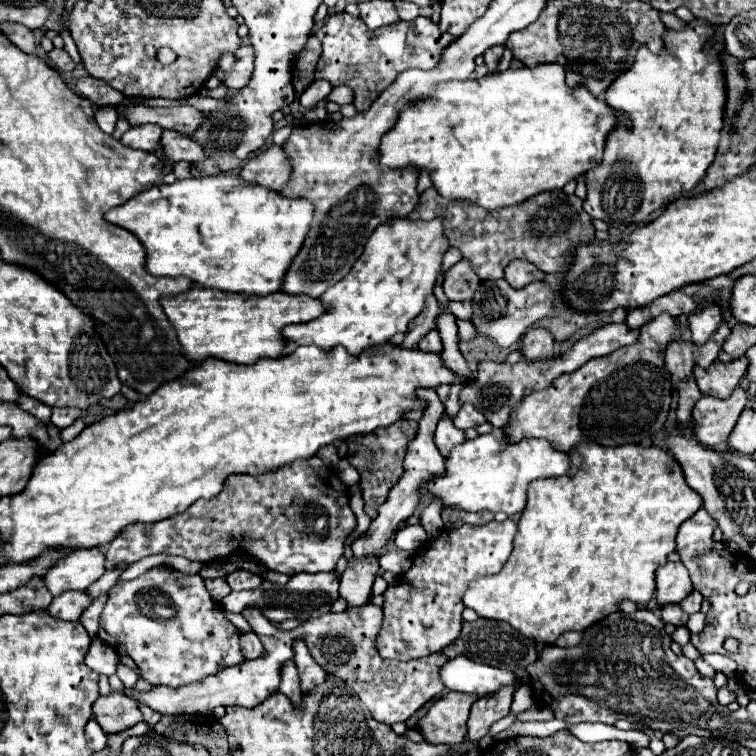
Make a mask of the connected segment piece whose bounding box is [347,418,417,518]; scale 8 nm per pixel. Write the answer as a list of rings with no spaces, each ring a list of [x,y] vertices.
[[[401,418],[397,424],[391,424],[389,428],[379,428],[377,432],[369,432],[365,436],[353,436],[347,440],[349,452],[347,460],[357,468],[361,480],[361,492],[365,500],[365,512],[369,518],[377,516],[377,506],[381,506],[389,494],[389,490],[397,484],[397,480],[403,474],[403,460],[407,444],[417,436],[417,422]]]

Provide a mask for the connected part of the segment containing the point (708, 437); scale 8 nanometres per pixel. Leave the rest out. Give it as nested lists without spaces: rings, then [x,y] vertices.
[[[737,386],[727,400],[701,396],[701,400],[693,406],[695,438],[707,448],[717,448],[723,444],[733,430],[745,402],[747,394],[741,386]]]

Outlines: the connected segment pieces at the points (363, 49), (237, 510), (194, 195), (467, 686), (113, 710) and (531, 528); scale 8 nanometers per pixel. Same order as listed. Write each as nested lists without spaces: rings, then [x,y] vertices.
[[[333,12],[325,24],[315,32],[323,44],[323,54],[317,62],[315,78],[327,80],[331,86],[345,84],[355,94],[355,106],[359,112],[367,110],[373,100],[401,74],[405,68],[431,70],[441,62],[441,52],[455,40],[449,32],[443,32],[431,18],[417,16],[415,20],[397,20],[393,24],[369,30],[361,18],[347,12]]]
[[[313,456],[311,460],[295,460],[283,468],[277,468],[275,472],[259,476],[233,474],[229,476],[223,492],[215,498],[197,500],[185,512],[161,522],[137,522],[123,528],[105,550],[105,568],[113,570],[119,562],[133,564],[151,554],[175,554],[207,564],[215,558],[227,558],[231,552],[239,550],[253,554],[269,570],[289,576],[295,572],[331,572],[337,566],[337,560],[343,556],[343,542],[353,528],[355,514],[349,508],[347,486],[341,484],[335,470],[323,466],[323,462]]]
[[[221,174],[221,176],[199,176],[199,178],[187,178],[187,180],[177,180],[173,184],[157,184],[153,188],[147,188],[145,192],[139,192],[135,198],[127,200],[121,206],[111,208],[105,214],[111,224],[117,224],[129,232],[133,232],[141,244],[147,250],[147,270],[153,276],[185,276],[191,278],[193,282],[207,286],[207,288],[225,288],[227,292],[253,292],[253,294],[269,294],[269,292],[277,292],[283,286],[283,278],[287,274],[287,268],[291,266],[293,258],[297,256],[297,252],[301,250],[307,234],[309,234],[309,224],[313,218],[313,204],[307,198],[287,198],[277,190],[265,188],[261,184],[253,184],[243,180],[241,176],[233,176],[233,174]]]
[[[457,656],[449,662],[445,662],[441,668],[441,680],[447,690],[477,694],[479,698],[493,694],[493,692],[501,690],[503,686],[517,688],[521,684],[521,680],[511,670],[477,664],[465,656]]]
[[[111,692],[109,696],[99,696],[93,704],[93,716],[107,736],[129,730],[141,720],[141,710],[135,700],[121,696],[121,692]]]
[[[585,442],[585,444],[579,444],[569,454],[569,458],[571,458],[571,468],[565,476],[539,478],[529,484],[527,506],[519,518],[519,526],[517,526],[519,532],[513,540],[513,554],[509,556],[509,560],[497,574],[481,576],[481,578],[473,580],[473,584],[469,584],[469,592],[465,592],[465,596],[463,596],[463,604],[467,608],[475,610],[479,616],[497,620],[497,622],[509,622],[521,636],[533,640],[535,644],[545,644],[545,646],[555,644],[555,640],[565,632],[571,632],[571,630],[585,632],[593,624],[601,622],[605,616],[619,612],[623,600],[633,600],[635,604],[647,604],[655,596],[655,568],[667,564],[667,556],[675,550],[675,536],[677,536],[679,526],[687,518],[691,518],[703,504],[701,496],[693,488],[687,486],[679,462],[657,446],[643,448],[639,444],[625,444],[621,448],[605,448],[605,446],[599,446],[593,442]]]

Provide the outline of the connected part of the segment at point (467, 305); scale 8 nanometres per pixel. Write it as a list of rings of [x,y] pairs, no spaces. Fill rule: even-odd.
[[[453,302],[449,308],[451,308],[455,318],[471,320],[471,316],[473,316],[473,304],[471,302]]]

